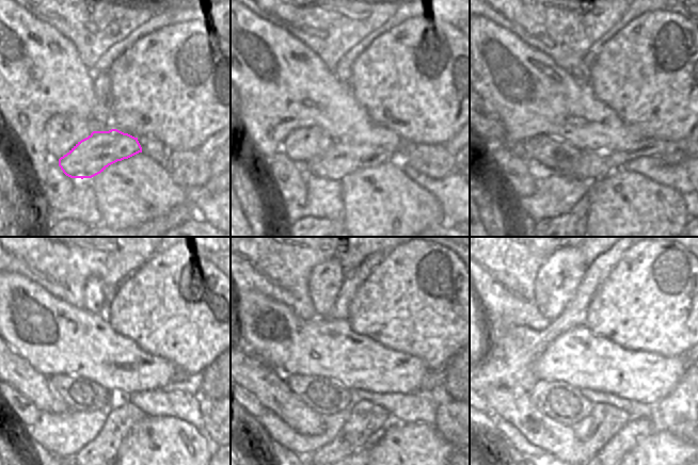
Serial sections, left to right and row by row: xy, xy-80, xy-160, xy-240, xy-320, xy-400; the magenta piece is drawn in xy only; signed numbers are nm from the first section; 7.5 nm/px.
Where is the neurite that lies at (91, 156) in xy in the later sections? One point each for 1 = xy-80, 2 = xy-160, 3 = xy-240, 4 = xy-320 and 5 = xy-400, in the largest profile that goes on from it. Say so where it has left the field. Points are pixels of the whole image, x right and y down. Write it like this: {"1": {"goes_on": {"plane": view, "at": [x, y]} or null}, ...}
{"1": {"goes_on": {"plane": "xy-80", "at": [340, 159]}}, "2": {"goes_on": {"plane": "xy-160", "at": [592, 165]}}, "3": {"goes_on": {"plane": "xy-240", "at": [191, 384]}}, "4": {"goes_on": {"plane": "xy-320", "at": [433, 378]}}, "5": {"goes_on": {"plane": "xy-400", "at": [686, 357]}}}

